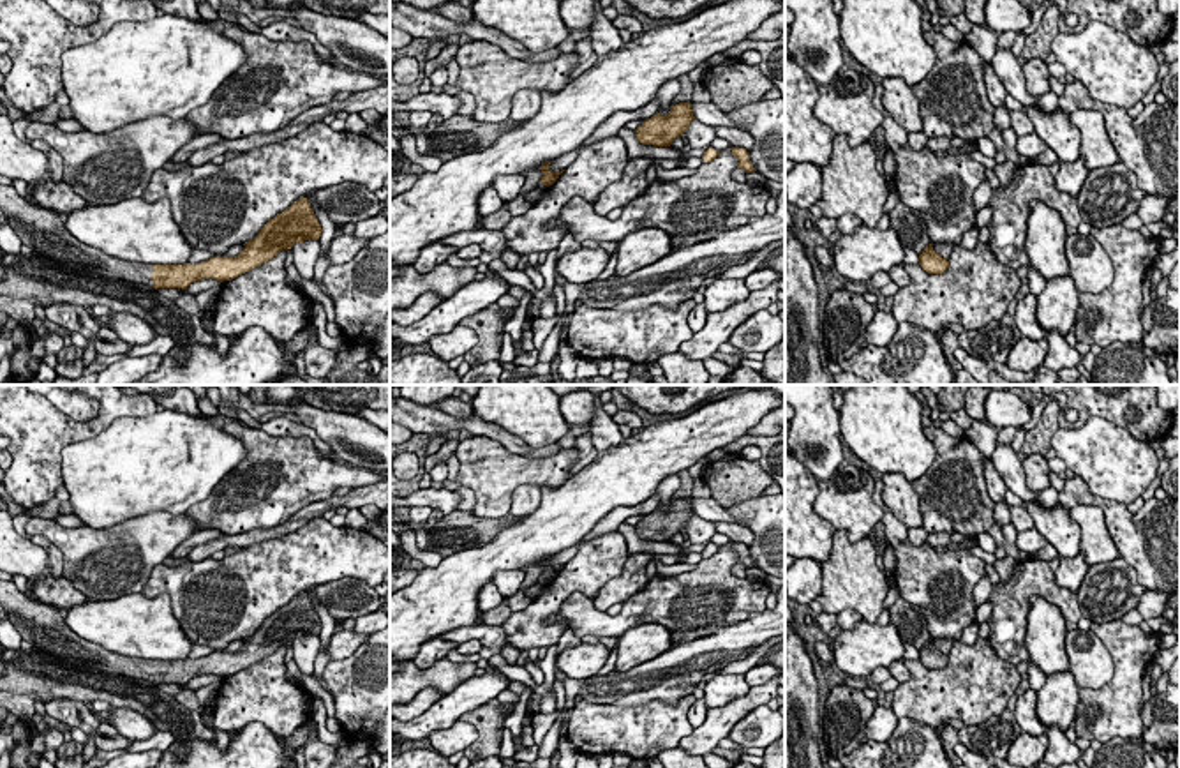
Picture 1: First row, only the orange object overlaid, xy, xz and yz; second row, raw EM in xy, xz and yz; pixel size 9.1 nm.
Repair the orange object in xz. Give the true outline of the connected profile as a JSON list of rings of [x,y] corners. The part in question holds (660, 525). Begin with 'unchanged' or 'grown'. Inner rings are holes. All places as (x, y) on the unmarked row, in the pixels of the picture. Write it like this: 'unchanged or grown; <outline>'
unchanged; [[[690,496],[670,501],[667,510],[656,508],[646,514],[637,524],[635,531],[642,540],[670,542],[676,533],[688,526],[693,516]]]

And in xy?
grown; [[[0,579],[0,604],[21,639],[28,641],[34,650],[71,666],[146,680],[155,685],[187,685],[190,678],[203,674],[231,676],[272,655],[282,644],[321,632],[321,621],[309,595],[300,593],[270,614],[252,636],[245,637],[238,651],[212,651],[201,659],[150,660],[108,651],[79,637],[67,627],[62,611],[21,593],[12,581]]]

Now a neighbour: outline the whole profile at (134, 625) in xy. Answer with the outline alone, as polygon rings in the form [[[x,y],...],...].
[[[168,593],[88,600],[63,613],[63,621],[79,637],[127,657],[183,660],[194,646],[175,618]]]

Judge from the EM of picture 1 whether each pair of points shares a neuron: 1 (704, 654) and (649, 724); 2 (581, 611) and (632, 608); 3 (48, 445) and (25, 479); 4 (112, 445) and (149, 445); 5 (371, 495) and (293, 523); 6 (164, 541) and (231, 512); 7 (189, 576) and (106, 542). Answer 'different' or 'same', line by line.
1: different
2: same
3: same
4: same
5: same
6: different
7: different

